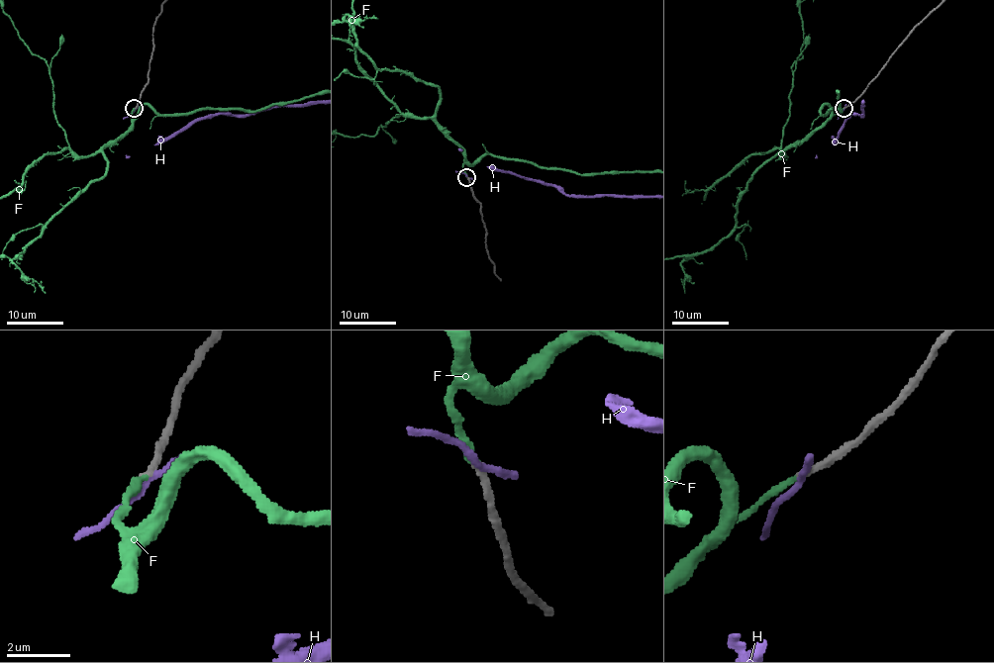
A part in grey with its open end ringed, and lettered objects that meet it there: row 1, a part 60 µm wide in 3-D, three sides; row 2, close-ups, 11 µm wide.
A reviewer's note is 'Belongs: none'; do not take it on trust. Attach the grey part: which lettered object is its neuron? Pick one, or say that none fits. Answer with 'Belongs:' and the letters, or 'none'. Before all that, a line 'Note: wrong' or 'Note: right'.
Note: wrong
Belongs: F

